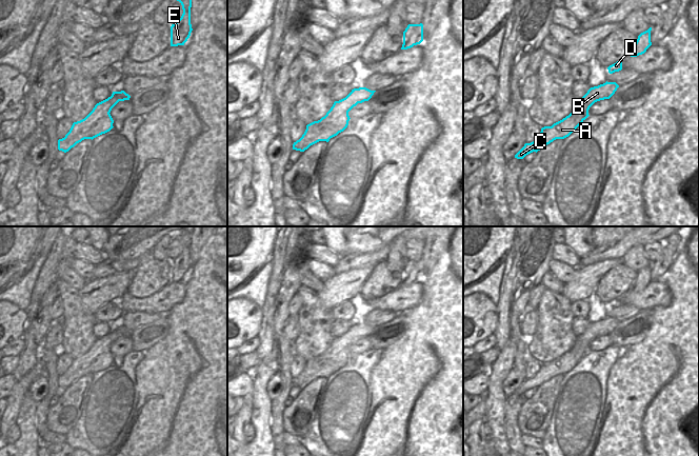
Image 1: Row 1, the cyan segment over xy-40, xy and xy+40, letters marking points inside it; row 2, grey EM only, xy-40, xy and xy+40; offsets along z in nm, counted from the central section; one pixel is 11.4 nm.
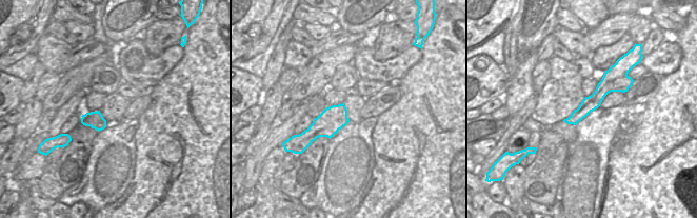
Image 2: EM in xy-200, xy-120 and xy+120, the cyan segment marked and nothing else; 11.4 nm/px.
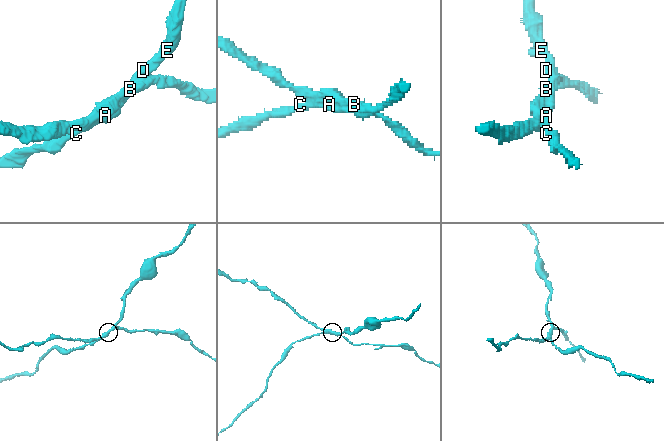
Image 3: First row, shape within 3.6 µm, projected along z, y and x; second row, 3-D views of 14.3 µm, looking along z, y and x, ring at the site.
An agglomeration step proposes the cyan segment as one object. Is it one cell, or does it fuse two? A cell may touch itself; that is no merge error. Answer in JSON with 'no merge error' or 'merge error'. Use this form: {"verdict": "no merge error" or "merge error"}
{"verdict": "merge error"}

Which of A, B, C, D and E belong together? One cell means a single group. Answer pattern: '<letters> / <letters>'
A C D E / B

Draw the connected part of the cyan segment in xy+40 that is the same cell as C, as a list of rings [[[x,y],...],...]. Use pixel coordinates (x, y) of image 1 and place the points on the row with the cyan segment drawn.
[[[594,100],[585,102],[582,107],[583,111],[575,117],[568,116],[556,126],[544,126],[550,132],[550,135],[541,142],[537,143],[534,140],[531,143],[525,143],[524,146],[515,155],[517,159],[523,159],[526,155],[538,152],[556,139],[564,139],[568,137],[590,115],[588,110],[595,103]]]

